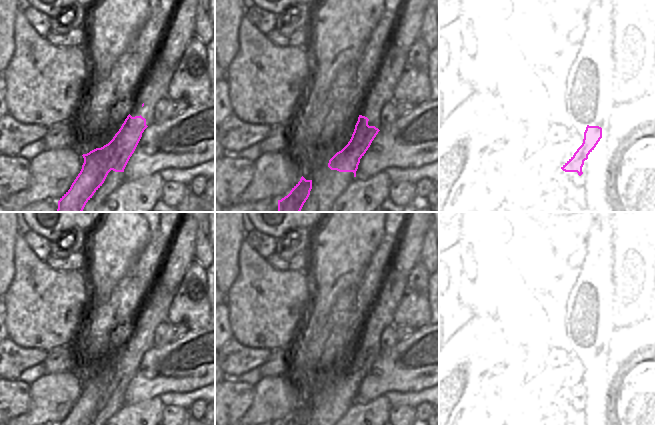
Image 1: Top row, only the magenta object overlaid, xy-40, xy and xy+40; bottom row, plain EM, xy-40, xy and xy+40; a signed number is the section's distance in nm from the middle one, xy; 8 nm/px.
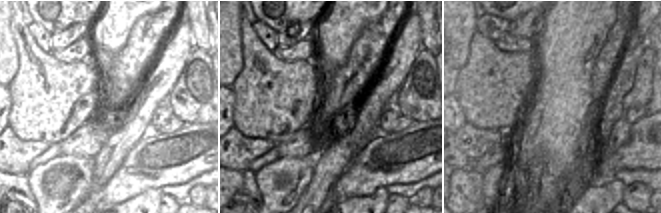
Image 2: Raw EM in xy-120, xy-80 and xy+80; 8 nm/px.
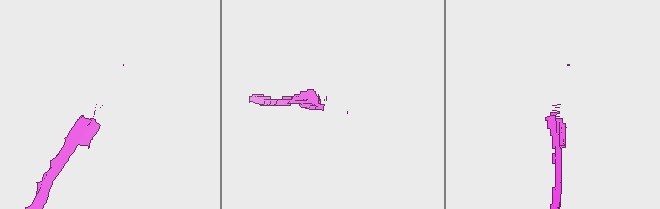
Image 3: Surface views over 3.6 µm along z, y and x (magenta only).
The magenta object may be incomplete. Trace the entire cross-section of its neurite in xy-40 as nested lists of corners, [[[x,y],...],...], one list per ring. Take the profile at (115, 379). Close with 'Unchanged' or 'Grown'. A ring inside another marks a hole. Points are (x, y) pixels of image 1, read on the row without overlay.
[[[147,307],[141,311],[133,332],[113,363],[103,371],[82,379],[82,393],[59,425],[88,425],[102,410],[111,394],[124,396],[142,357],[148,351],[146,343],[140,339],[147,312]]]. Grown.

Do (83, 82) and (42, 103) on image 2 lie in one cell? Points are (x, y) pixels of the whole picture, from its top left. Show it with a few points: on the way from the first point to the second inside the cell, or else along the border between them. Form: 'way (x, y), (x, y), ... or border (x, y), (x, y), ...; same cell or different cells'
way (73, 89), (66, 96), (52, 99); same cell

